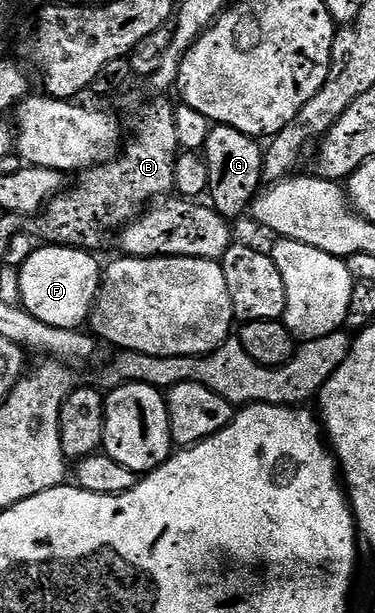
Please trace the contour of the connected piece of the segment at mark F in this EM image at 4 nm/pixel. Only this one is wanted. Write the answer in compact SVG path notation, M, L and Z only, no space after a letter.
M44 244L43 249L35 249L19 270L19 301L28 313L49 327L79 329L91 319L91 308L99 297L101 261L94 252L73 249L69 245Z

